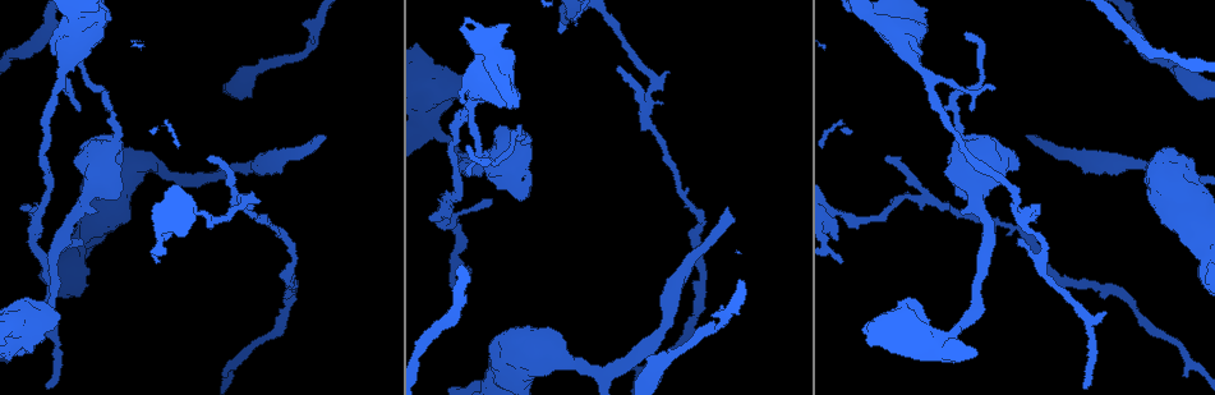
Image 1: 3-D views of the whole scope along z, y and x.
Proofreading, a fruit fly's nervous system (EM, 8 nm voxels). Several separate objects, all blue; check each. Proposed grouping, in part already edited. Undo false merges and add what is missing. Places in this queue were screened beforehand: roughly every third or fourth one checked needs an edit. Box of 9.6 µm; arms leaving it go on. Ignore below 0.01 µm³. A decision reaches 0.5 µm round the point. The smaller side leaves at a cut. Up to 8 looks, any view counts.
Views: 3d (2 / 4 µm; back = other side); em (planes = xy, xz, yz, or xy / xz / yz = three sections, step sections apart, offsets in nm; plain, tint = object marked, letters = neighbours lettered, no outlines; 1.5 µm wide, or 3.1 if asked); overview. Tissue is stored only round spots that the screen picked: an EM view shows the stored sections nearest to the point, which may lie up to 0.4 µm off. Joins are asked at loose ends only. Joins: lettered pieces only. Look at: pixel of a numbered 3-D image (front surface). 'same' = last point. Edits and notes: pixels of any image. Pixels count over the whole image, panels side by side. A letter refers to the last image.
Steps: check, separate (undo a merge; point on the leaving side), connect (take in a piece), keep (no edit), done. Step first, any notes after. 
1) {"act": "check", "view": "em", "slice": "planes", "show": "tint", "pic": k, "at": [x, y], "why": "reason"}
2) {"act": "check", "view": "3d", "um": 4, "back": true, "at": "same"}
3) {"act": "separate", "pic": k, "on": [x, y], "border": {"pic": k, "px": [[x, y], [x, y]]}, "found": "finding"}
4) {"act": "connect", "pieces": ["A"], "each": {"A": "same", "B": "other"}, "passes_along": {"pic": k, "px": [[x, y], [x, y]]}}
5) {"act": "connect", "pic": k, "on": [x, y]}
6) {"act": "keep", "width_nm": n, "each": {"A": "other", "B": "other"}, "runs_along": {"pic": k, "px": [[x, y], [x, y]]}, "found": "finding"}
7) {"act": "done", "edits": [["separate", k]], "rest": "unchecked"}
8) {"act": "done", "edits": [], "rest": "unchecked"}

{"act": "check", "view": "em", "slice": "xy", "step": 4, "show": "letters", "pic": 1, "at": [82, 240], "why": "branch stops here"}

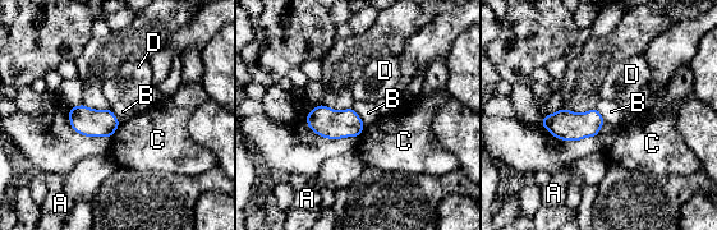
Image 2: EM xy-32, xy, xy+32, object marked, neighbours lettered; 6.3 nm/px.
{"act": "check", "view": "em", "slice": "planes", "show": "letters", "at": "same", "why": "cut it another way"}

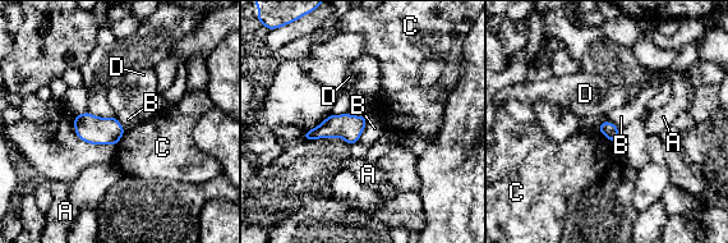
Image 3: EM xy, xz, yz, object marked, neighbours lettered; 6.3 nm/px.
{"act": "keep", "width_nm": 90, "each": {"A": "other", "B": "other", "C": "other", "D": "other"}, "border": {"pic": 3, "px": [[367, 117], [364, 129], [358, 140]]}, "found": "none of them fits"}

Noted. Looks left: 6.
{"act": "check", "view": "3d", "um": 4, "pic": 1, "at": [1136, 309], "why": "thin neck"}

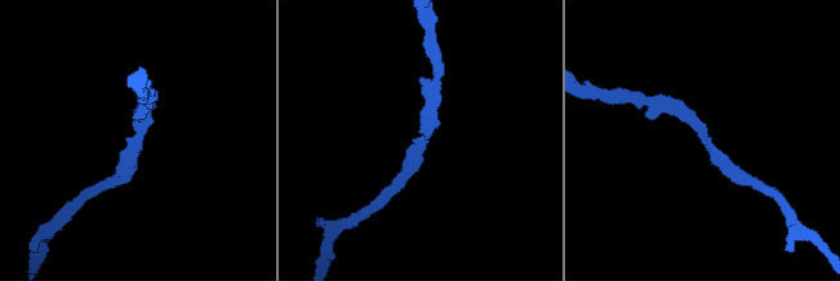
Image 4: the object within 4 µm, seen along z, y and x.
{"act": "check", "view": "em", "slice": "yz", "step": 8, "show": "tint", "pic": 4, "at": [426, 138], "arm_widths_nm": [220, 220]}

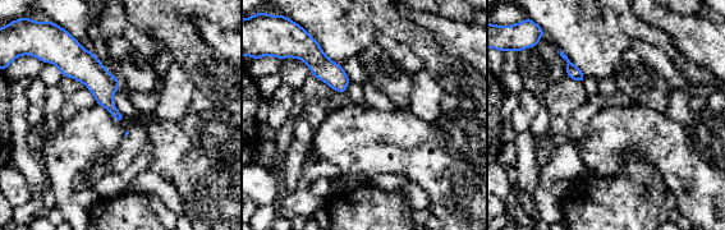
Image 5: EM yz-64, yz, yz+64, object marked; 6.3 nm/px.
{"act": "check", "view": "em", "slice": "planes", "show": "letters", "at": "same"}

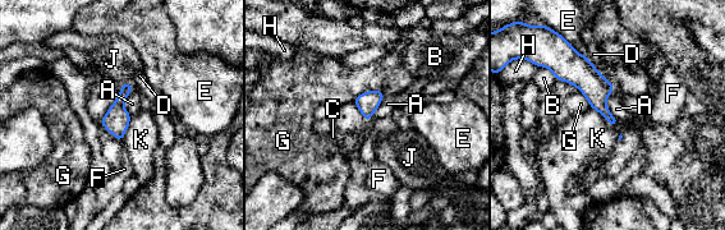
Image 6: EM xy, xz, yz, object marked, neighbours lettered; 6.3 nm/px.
{"act": "keep", "width_nm": 110, "longest_contact_nm": ["G", 280], "each": {"A": "other", "B": "other", "C": "other", "D": "other", "E": "other", "F": "other", "G": "other", "H": "other", "J": "other", "K": "other"}, "found": "all the same neuron"}

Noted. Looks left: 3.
{"act": "check", "view": "em", "slice": "planes", "show": "letters", "pic": 1, "at": [1026, 136], "why": "long arm stops here"}

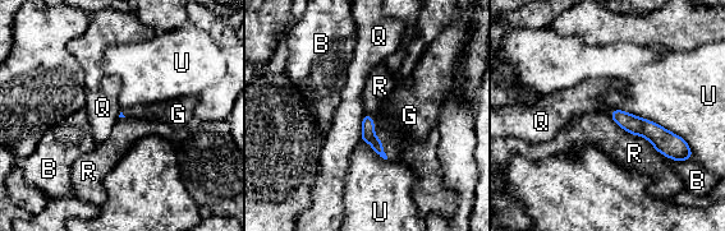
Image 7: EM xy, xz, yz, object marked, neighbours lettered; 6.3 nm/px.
{"act": "connect", "pieces": ["G"], "longest_contact_nm": ["U", 550], "each": {"B": "other", "G": "same", "Q": "other", "R": "other", "U": "other"}, "found": "the neuron continues"}

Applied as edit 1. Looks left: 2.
{"act": "done", "edits": [["connect", 7]], "rest": "unchecked"}

